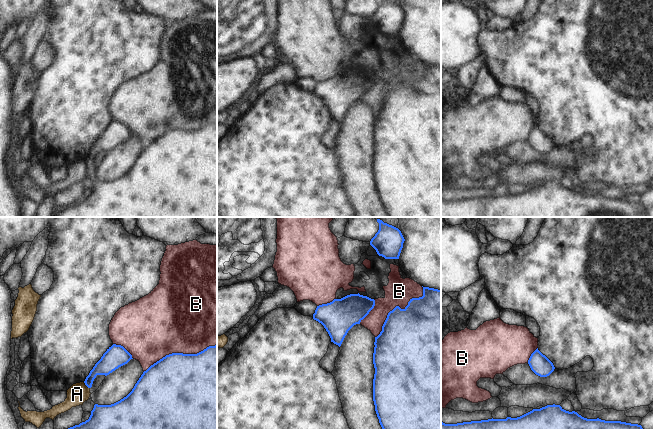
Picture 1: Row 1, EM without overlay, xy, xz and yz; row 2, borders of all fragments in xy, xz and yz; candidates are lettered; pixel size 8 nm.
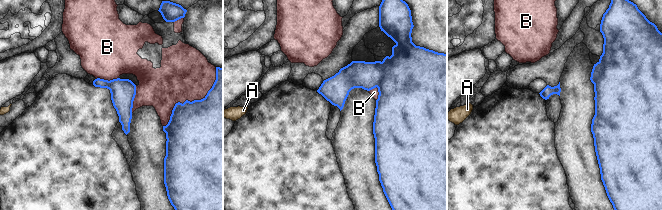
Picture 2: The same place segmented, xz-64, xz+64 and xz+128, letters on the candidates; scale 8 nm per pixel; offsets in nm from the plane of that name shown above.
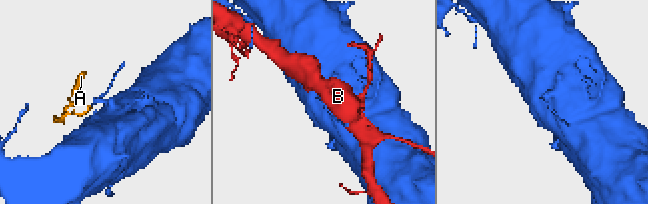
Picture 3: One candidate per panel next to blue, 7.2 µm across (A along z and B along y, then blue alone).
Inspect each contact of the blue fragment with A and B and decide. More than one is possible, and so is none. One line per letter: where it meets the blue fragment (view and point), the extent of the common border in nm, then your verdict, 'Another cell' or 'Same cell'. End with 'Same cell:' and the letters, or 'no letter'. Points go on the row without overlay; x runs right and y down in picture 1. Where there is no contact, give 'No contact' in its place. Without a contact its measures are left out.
A: Touches blue at xy (86, 161). Shared border 80 nm. Another cell
B: Touches blue at xz (398, 82). Shared border 550 nm. Another cell
Same cell: no letter.

